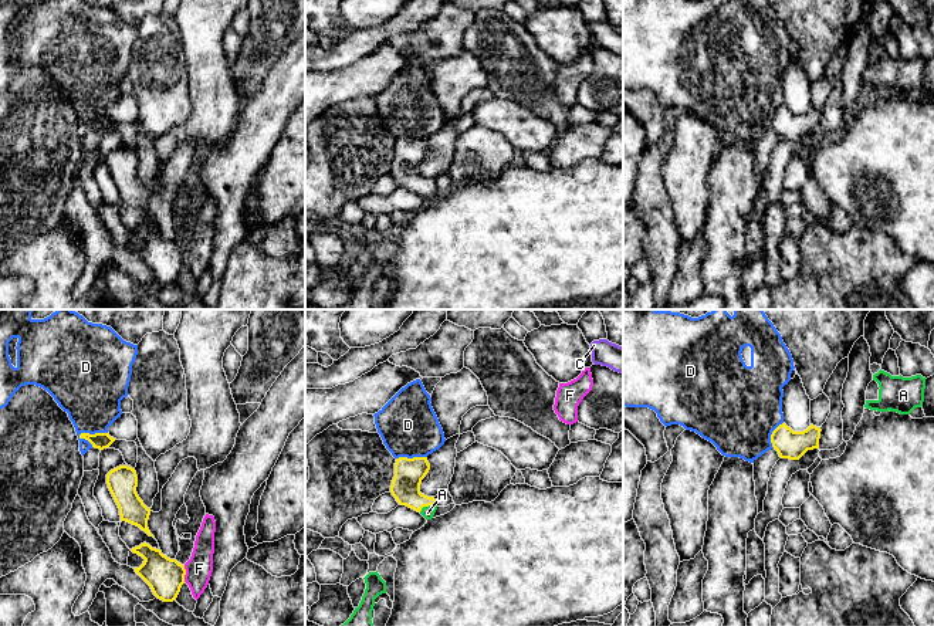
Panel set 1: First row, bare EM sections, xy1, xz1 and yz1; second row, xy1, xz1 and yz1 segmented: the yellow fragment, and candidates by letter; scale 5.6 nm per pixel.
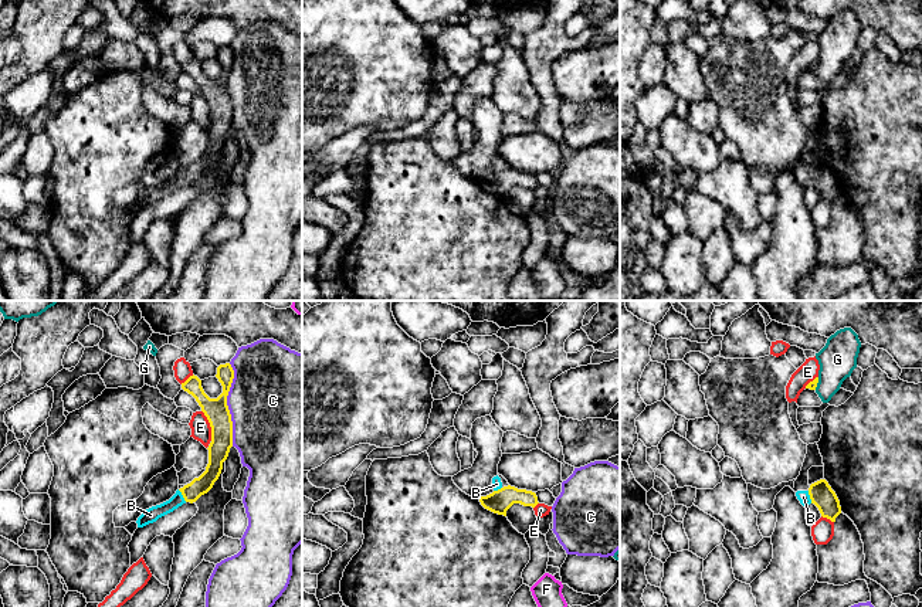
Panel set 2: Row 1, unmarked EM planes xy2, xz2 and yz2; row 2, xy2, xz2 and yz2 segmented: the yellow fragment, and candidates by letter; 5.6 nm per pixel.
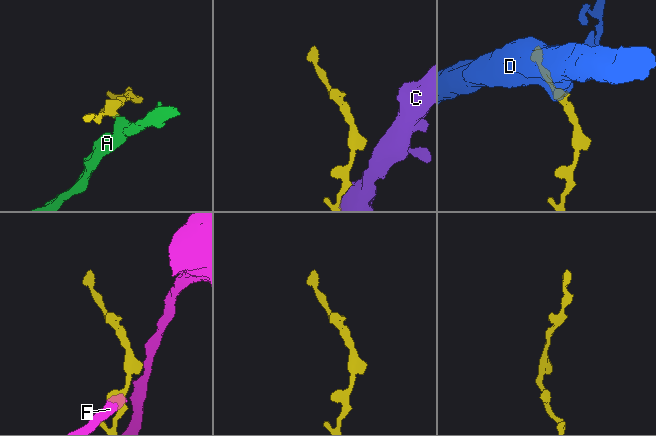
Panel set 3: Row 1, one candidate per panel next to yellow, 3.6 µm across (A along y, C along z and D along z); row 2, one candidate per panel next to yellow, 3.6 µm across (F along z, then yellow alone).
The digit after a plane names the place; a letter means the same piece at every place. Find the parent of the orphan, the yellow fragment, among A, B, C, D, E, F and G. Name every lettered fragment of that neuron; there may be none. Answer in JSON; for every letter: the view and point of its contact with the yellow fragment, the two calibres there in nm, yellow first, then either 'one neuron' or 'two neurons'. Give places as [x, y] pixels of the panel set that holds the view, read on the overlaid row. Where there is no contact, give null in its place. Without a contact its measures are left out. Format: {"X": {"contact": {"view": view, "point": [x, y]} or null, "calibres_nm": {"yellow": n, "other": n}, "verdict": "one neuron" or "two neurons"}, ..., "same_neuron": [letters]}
{"A": {"contact": {"view": "xz1", "point": [427, 506]}, "calibres_nm": {"yellow": 160, "other": 70}, "verdict": "one neuron"}, "B": {"contact": {"view": "xy2", "point": [182, 494]}, "calibres_nm": {"yellow": 100, "other": 90}, "verdict": "two neurons"}, "C": {"contact": {"view": "xy2", "point": [226, 404]}, "calibres_nm": {"yellow": 140, "other": 480}, "verdict": "two neurons"}, "D": {"contact": {"view": "xy1", "point": [91, 435]}, "calibres_nm": {"yellow": 100, "other": 360}, "verdict": "two neurons"}, "E": {"contact": {"view": "xy2", "point": [210, 426]}, "calibres_nm": {"yellow": 140, "other": 110}, "verdict": "two neurons"}, "F": {"contact": {"view": "xy1", "point": [185, 574]}, "calibres_nm": {"yellow": 200, "other": 150}, "verdict": "two neurons"}, "G": {"contact": {"view": "yz2", "point": [817, 382]}, "calibres_nm": {"yellow": 50, "other": 220}, "verdict": "two neurons"}, "same_neuron": ["A"]}

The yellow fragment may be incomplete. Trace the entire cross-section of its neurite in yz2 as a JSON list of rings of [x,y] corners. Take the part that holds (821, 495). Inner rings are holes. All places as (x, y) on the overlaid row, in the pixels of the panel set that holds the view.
[[[820,479],[811,484],[809,488],[809,495],[811,503],[818,508],[821,516],[835,522],[835,518],[841,513],[841,506],[828,482],[826,479]]]

